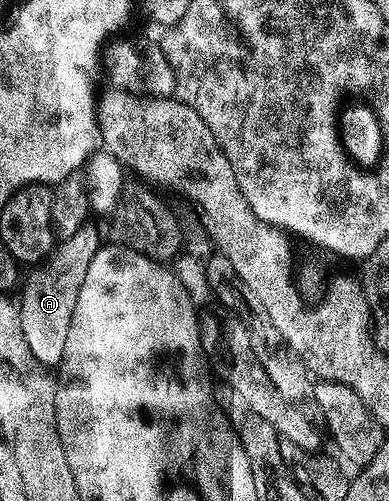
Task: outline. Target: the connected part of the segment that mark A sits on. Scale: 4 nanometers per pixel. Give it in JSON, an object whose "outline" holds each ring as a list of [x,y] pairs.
{"outline":[[[85,222],[72,236],[63,239],[51,251],[47,262],[35,267],[35,271],[23,281],[22,294],[18,296],[21,331],[28,341],[29,350],[47,368],[57,367],[61,363],[68,326],[76,308],[76,296],[79,295],[84,276],[101,245],[99,230],[92,222]]]}

